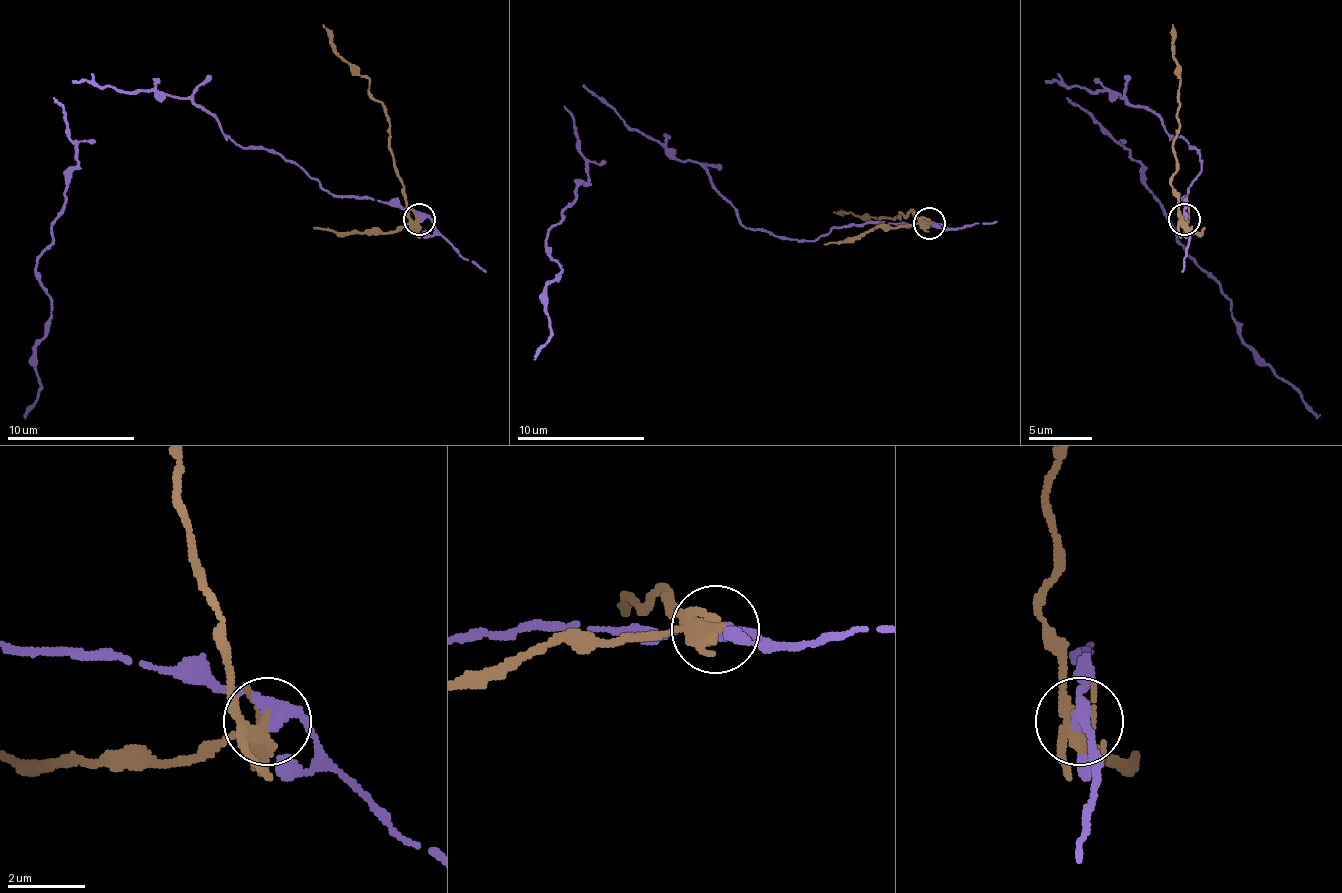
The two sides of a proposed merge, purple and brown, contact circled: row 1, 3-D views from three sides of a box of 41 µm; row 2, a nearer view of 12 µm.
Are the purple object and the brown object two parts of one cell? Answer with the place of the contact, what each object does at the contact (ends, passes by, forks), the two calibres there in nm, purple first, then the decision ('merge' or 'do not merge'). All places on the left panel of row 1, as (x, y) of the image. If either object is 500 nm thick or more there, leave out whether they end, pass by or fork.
(419, 219) | purple passes by | brown forks | 320/300 nm | do not merge

